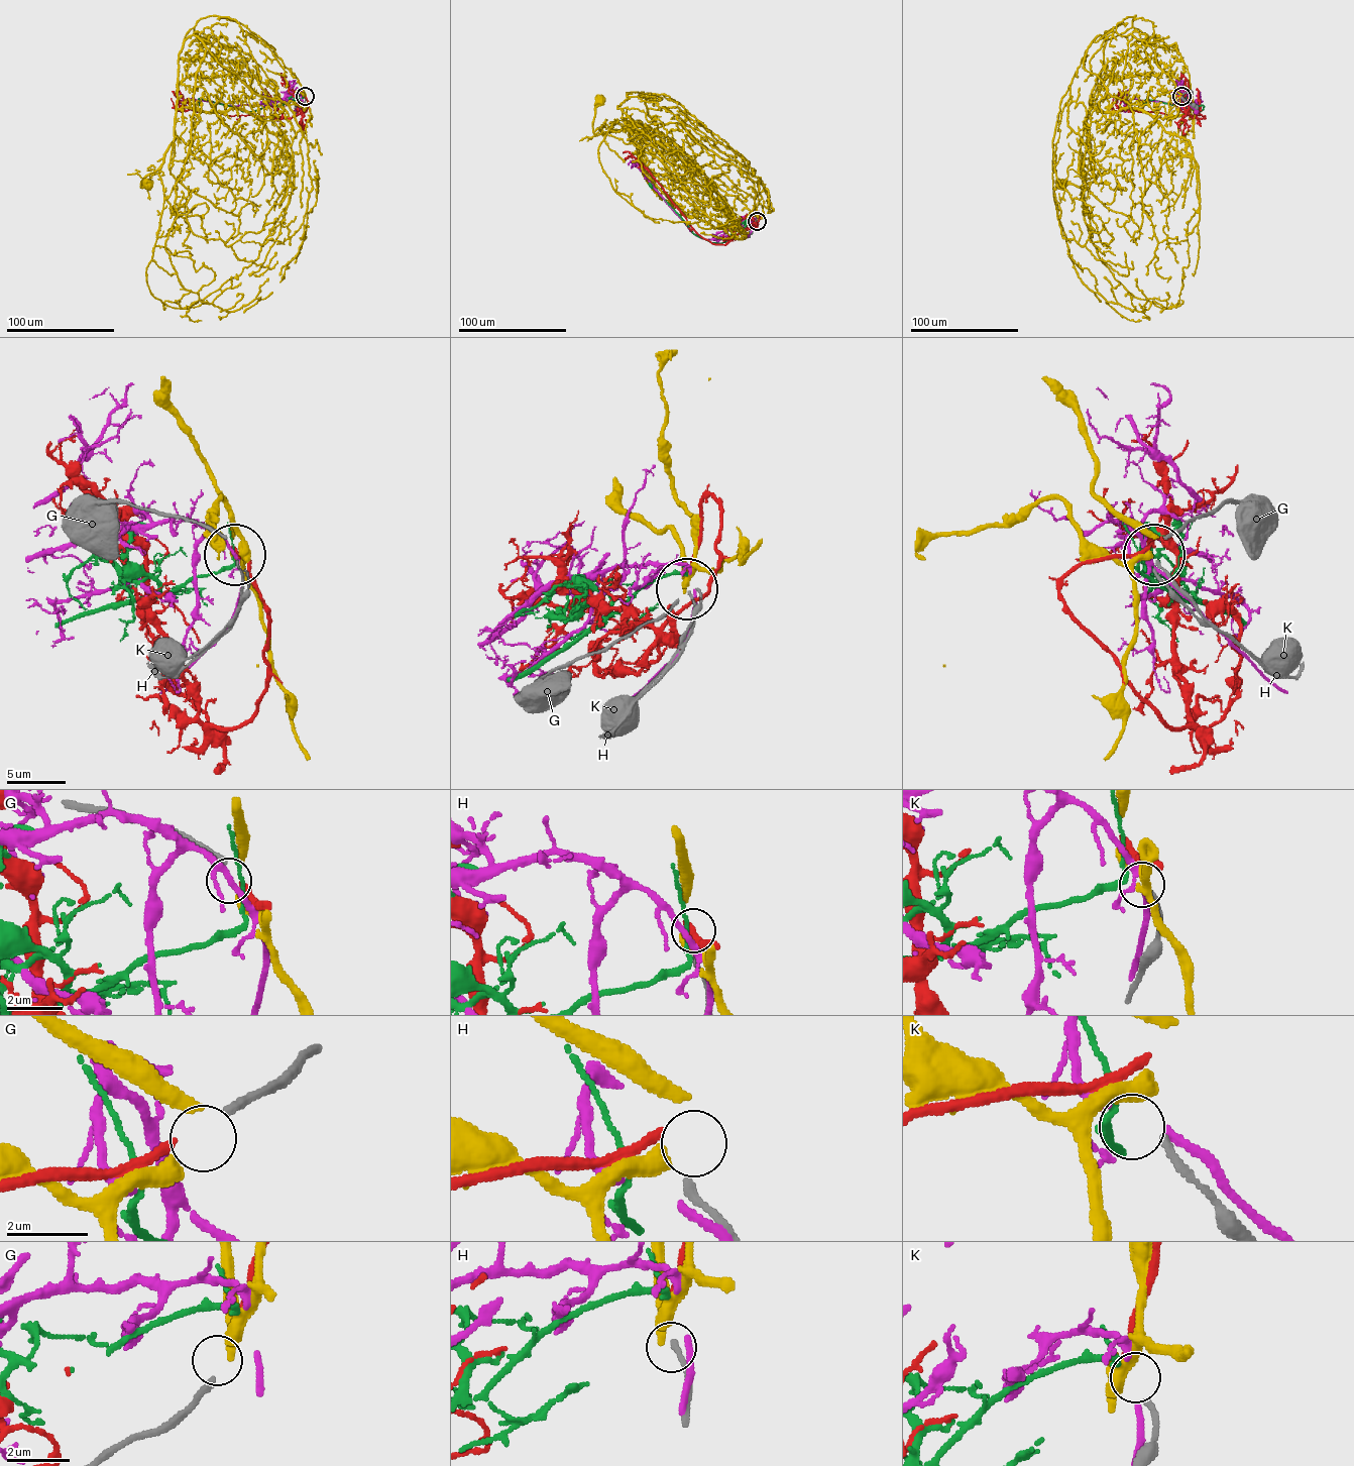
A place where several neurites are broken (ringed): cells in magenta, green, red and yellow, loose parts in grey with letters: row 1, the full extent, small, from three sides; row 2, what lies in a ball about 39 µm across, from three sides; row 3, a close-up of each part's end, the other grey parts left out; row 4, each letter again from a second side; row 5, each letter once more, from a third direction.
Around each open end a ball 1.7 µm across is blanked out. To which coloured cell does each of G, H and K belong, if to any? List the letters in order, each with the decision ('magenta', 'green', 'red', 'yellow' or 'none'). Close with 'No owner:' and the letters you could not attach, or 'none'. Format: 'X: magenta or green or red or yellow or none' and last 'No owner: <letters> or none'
G: red
H: none
K: green
No owner: H

